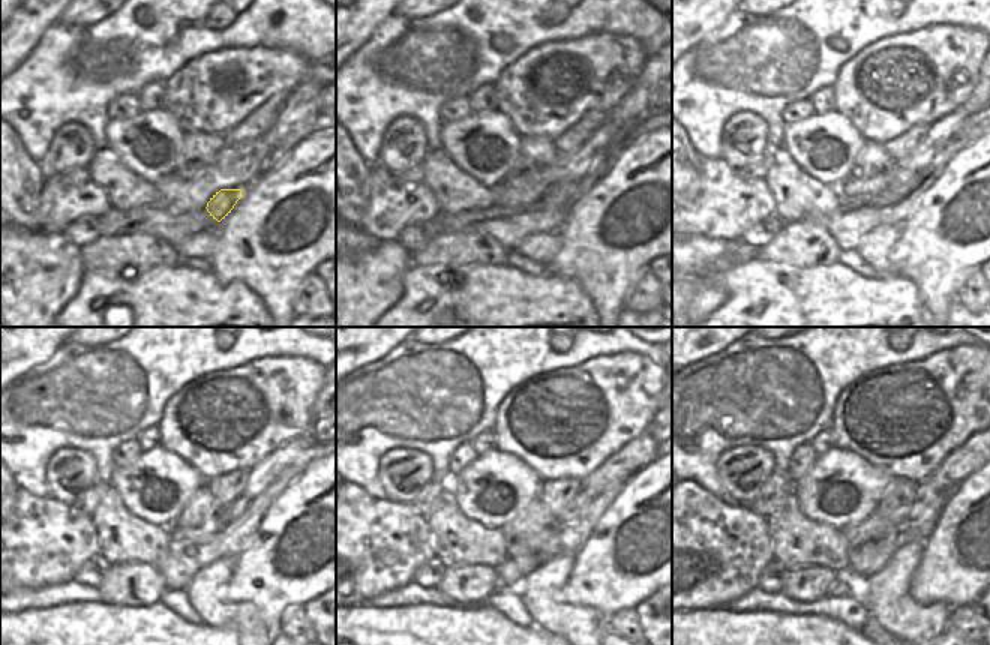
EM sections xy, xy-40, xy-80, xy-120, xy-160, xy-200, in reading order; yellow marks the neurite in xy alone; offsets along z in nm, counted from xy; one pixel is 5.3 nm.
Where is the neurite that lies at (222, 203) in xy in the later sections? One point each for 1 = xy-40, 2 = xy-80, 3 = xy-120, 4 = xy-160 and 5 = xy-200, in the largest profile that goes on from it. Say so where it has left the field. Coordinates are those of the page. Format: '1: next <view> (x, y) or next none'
1: next xy-40 (560, 195)
2: next xy-80 (899, 189)
3: next xy-120 (227, 515)
4: next xy-160 (582, 498)
5: next xy-200 (927, 498)

